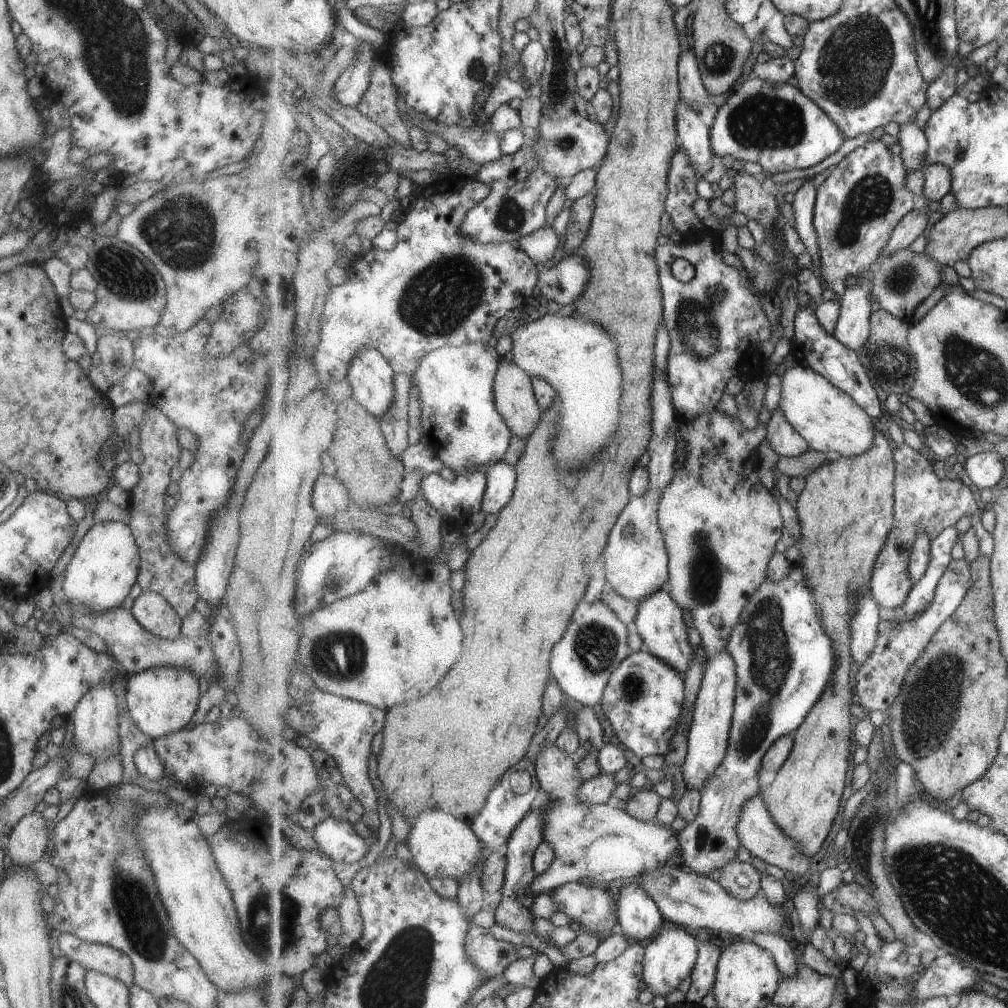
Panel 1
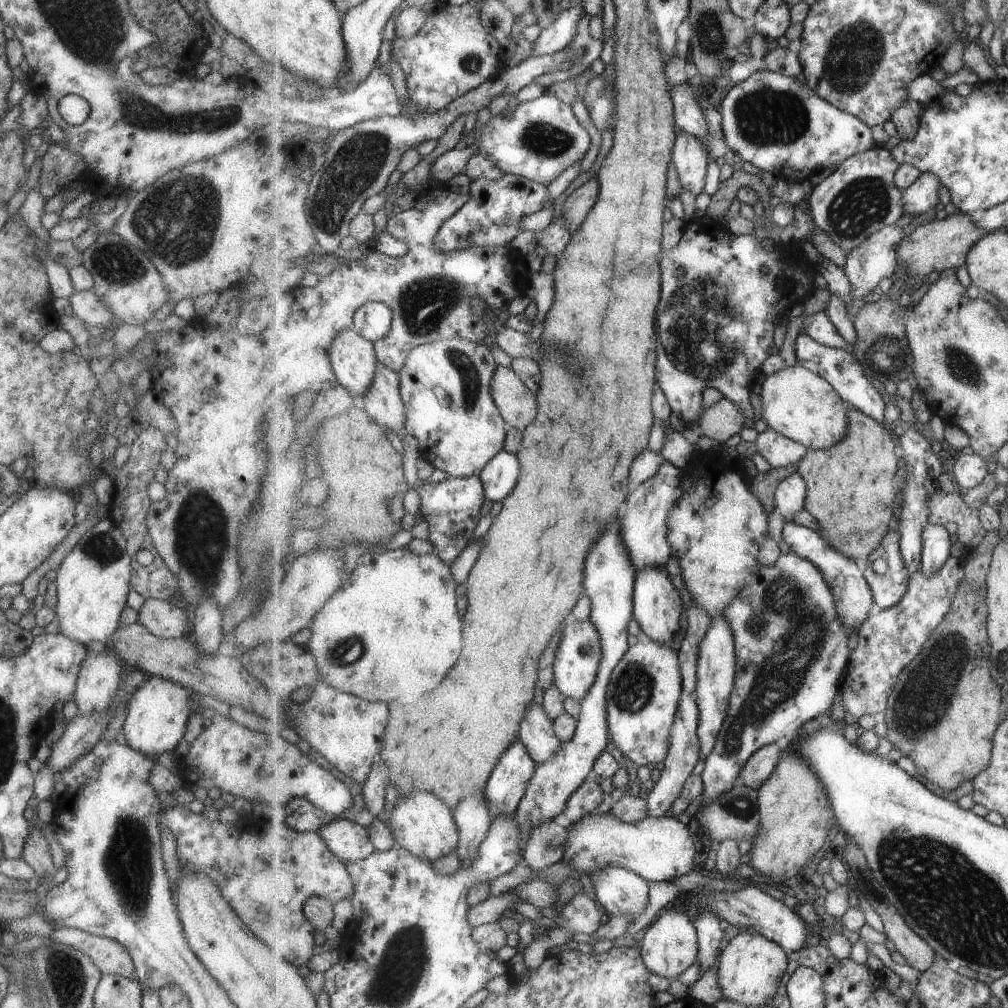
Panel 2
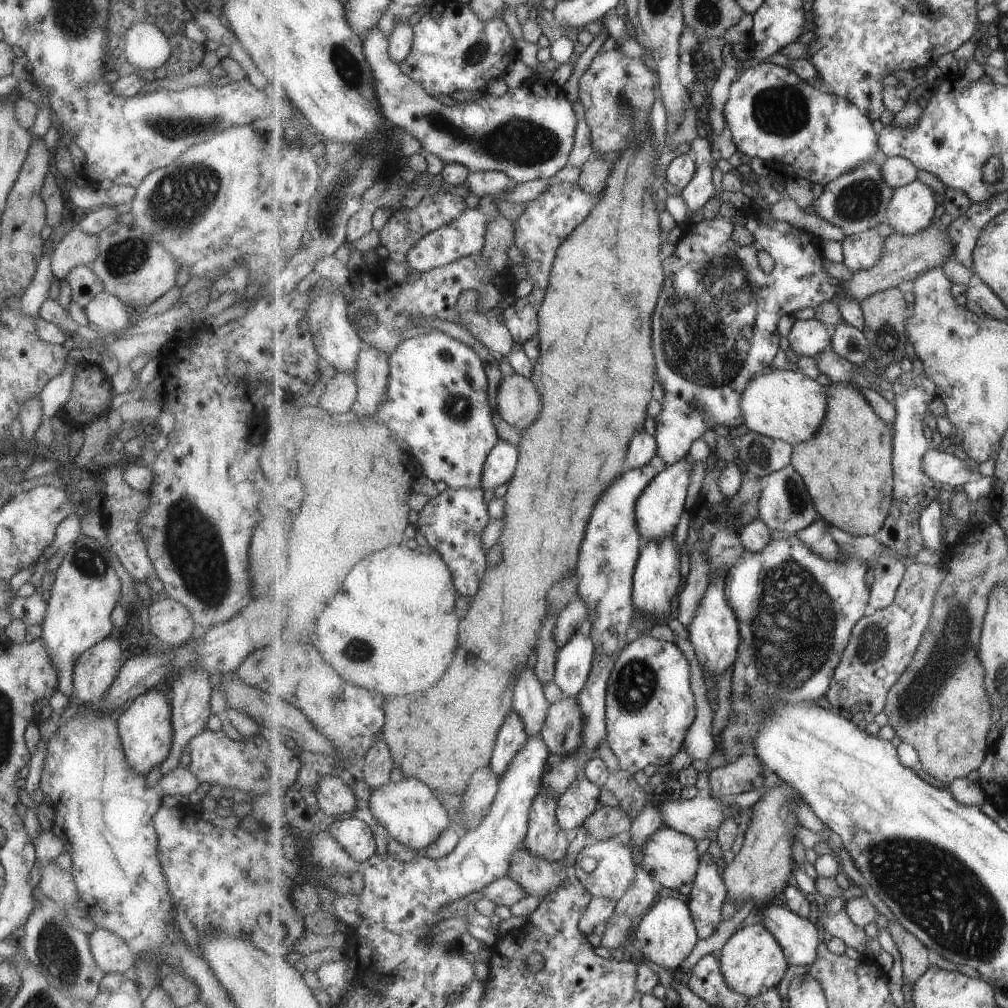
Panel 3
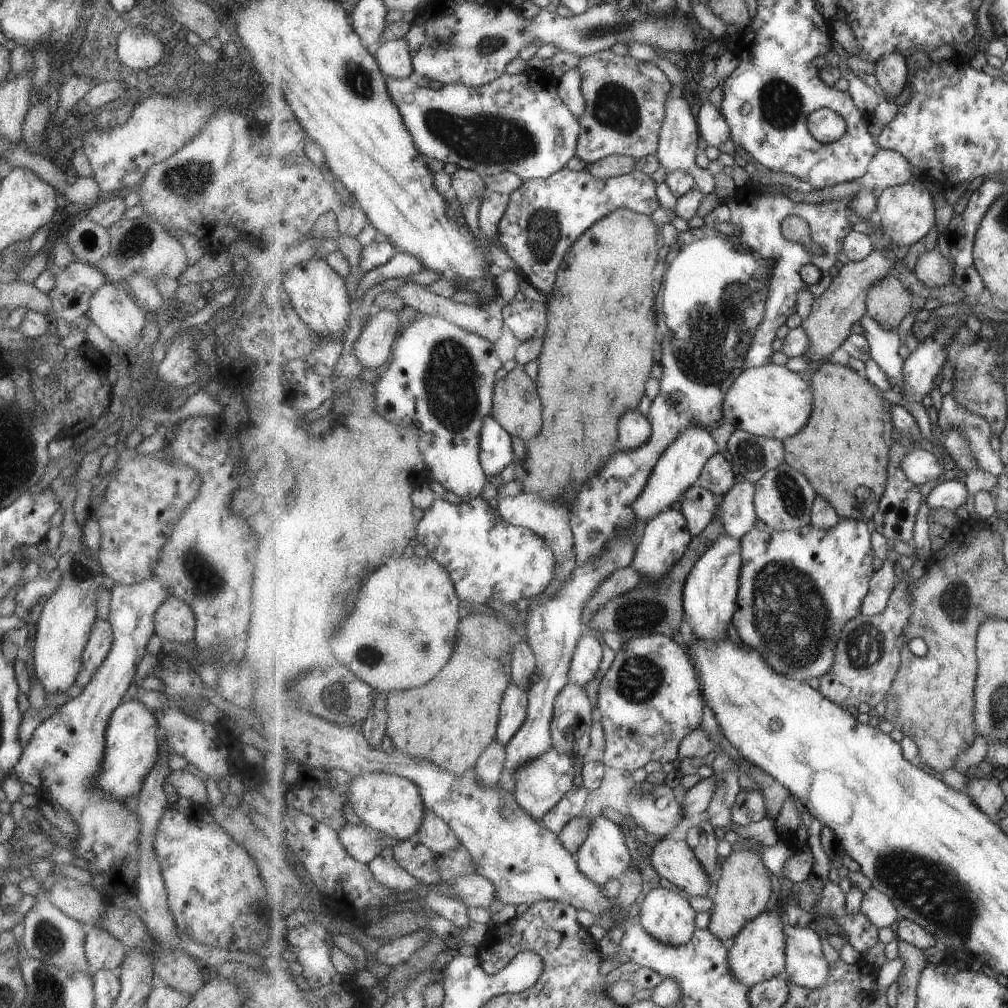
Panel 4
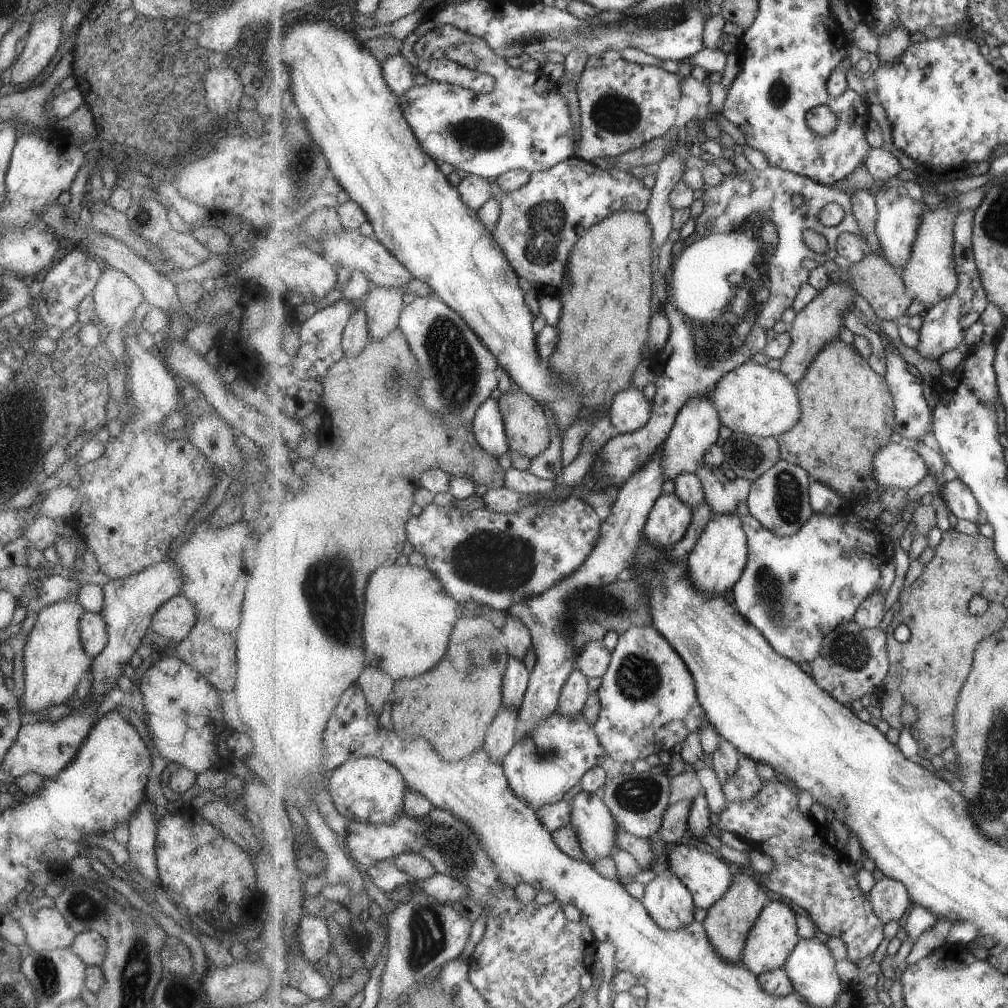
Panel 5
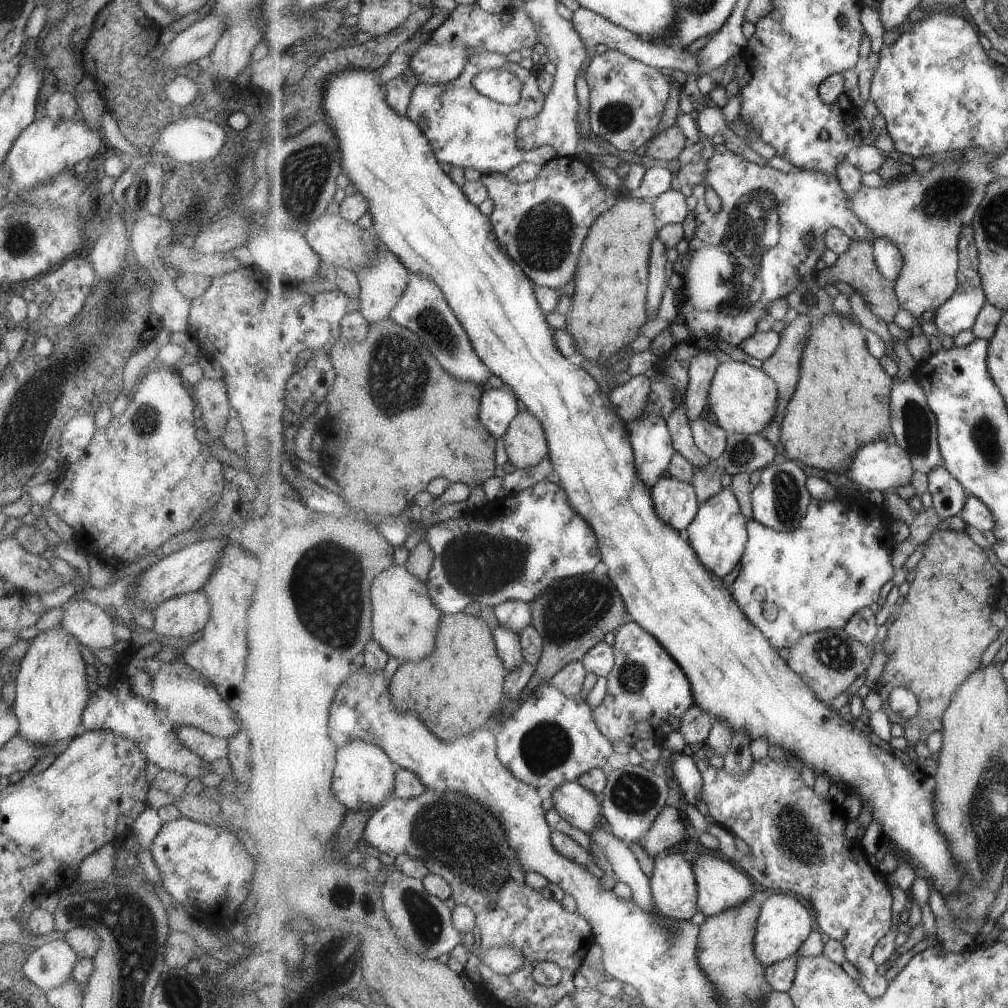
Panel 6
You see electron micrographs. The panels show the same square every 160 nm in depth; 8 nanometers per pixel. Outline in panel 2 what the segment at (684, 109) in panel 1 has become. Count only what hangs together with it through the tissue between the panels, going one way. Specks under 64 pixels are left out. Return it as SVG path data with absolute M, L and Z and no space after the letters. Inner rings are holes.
M681 130L677 134L672 162L682 189L696 195L704 192L710 159L707 148L699 137Z

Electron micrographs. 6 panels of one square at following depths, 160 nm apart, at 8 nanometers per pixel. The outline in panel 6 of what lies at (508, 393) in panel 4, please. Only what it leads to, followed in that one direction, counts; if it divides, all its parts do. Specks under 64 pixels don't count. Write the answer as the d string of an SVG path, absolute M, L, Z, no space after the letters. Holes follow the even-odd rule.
M527 409L511 421L504 442L510 462L519 469L537 466L550 456L550 442L543 423Z

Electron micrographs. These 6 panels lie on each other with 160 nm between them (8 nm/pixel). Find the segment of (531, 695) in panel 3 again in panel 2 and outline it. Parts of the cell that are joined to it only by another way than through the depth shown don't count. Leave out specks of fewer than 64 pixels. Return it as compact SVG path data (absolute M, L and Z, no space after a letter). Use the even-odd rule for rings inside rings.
M533 703L521 723L520 740L525 743L539 765L555 756L563 744L555 732L554 722L545 706Z

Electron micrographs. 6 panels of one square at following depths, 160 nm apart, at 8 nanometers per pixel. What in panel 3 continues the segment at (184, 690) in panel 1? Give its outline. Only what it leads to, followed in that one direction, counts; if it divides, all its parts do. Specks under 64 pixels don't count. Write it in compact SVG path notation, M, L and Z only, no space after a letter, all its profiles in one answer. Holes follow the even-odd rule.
M158 687L137 695L117 719L116 727L124 757L136 773L147 774L168 757L172 745L171 707Z

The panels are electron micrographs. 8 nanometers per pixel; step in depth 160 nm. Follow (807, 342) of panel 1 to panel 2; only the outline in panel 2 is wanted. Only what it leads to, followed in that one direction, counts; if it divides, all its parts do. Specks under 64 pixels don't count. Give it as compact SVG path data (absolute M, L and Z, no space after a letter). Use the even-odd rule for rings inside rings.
M799 333L795 346L795 355L801 367L808 368L811 372L826 378L835 387L839 396L851 407L857 408L863 414L883 423L885 420L885 398L871 384L871 380L865 376L863 365L859 364L859 359L852 350L822 345L807 333Z

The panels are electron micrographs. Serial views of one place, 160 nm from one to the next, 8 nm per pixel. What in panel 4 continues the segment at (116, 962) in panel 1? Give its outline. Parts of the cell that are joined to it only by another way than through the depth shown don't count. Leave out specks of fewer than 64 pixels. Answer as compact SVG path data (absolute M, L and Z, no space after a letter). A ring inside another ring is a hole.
M88 928L83 938L83 954L85 954L86 969L89 975L100 969L111 969L122 964L126 949L124 945L109 932Z

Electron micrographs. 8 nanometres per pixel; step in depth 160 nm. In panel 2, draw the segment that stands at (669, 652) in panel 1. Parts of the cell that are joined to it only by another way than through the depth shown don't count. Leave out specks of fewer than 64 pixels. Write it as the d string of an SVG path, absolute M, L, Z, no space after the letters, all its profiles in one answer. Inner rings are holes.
M665 566L651 568L647 567L638 572L634 584L634 618L641 625L642 637L654 640L662 645L673 648L673 638L677 632L682 632L681 614L685 612L683 598L679 590L673 586L671 576L667 574Z

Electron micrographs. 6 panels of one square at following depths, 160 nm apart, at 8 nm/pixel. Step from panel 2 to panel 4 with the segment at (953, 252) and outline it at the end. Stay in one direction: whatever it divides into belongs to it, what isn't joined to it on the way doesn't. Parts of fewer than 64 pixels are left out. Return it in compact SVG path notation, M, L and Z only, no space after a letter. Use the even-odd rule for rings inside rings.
M894 246L894 250L873 250L863 261L848 261L833 278L831 286L823 296L815 298L809 318L805 318L803 328L811 338L811 348L803 354L811 362L824 362L851 336L851 328L868 315L867 298L875 282L883 281L887 274L895 271L895 260L902 260Z

